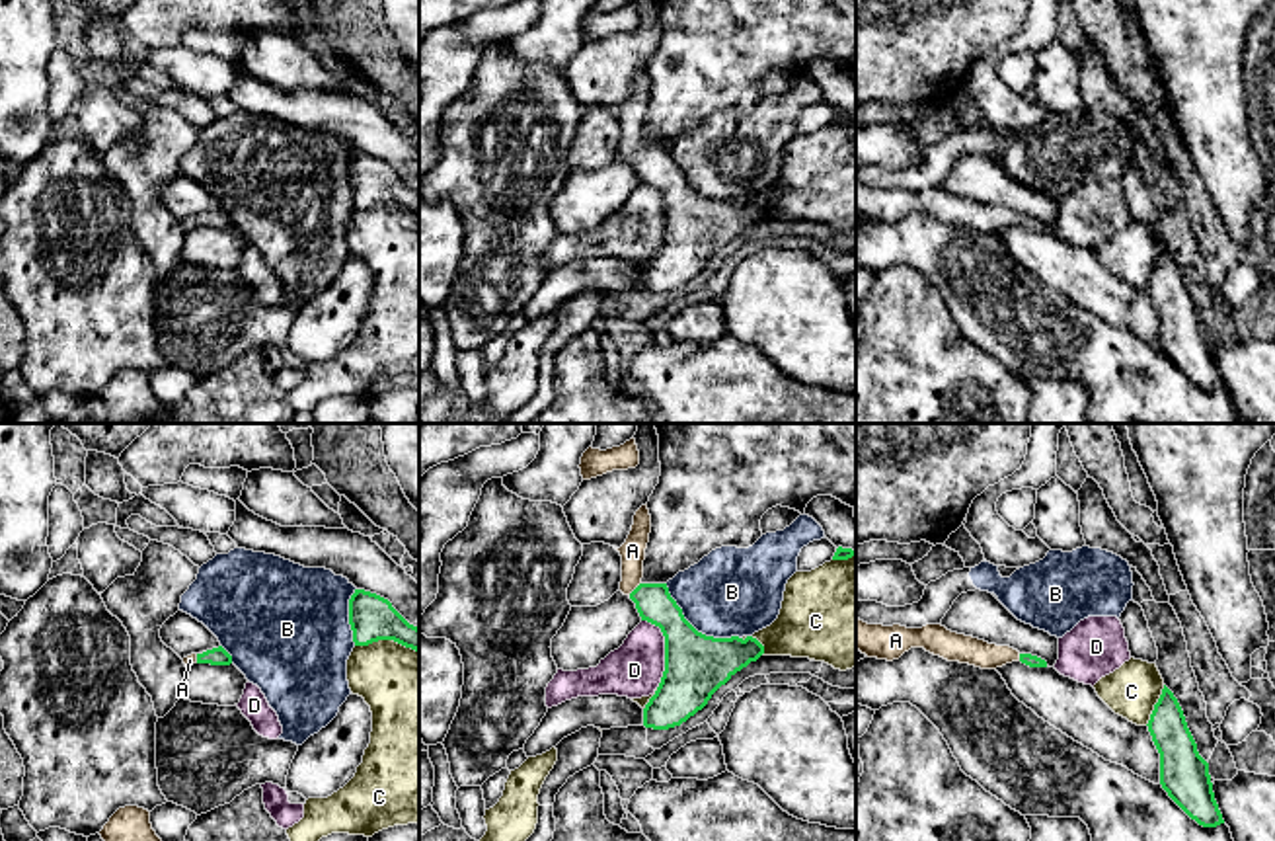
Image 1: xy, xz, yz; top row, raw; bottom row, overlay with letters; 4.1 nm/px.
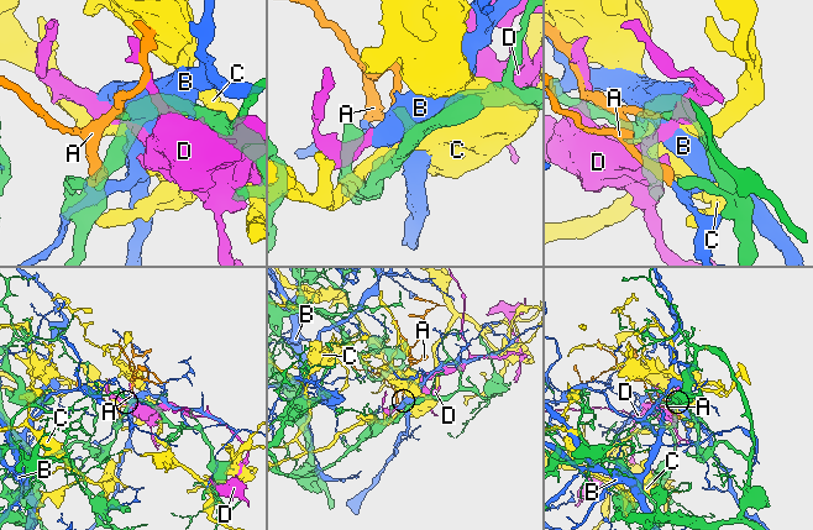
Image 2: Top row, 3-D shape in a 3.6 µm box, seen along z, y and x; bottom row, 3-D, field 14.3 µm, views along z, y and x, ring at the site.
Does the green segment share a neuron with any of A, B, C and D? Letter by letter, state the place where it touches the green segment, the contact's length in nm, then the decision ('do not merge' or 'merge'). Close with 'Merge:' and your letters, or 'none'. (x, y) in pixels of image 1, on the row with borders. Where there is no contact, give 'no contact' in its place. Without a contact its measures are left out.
A: xz (636, 588) | 80 nm | merge
B: xz (695, 629) | 400 nm | do not merge
C: xy (386, 639) | 260 nm | do not merge
D: xz (665, 650) | 300 nm | do not merge
Merge: A

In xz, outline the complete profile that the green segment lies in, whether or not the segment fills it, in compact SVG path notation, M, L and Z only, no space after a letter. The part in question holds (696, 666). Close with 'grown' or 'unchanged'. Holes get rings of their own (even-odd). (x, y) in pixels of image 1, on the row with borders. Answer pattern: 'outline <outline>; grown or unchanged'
outline M645 503L634 515L626 542L616 548L622 556L620 591L636 603L641 621L659 626L665 636L665 671L643 708L643 726L669 730L702 710L721 685L764 654L764 646L753 636L714 638L698 632L667 583L643 583L649 533Z; grown

